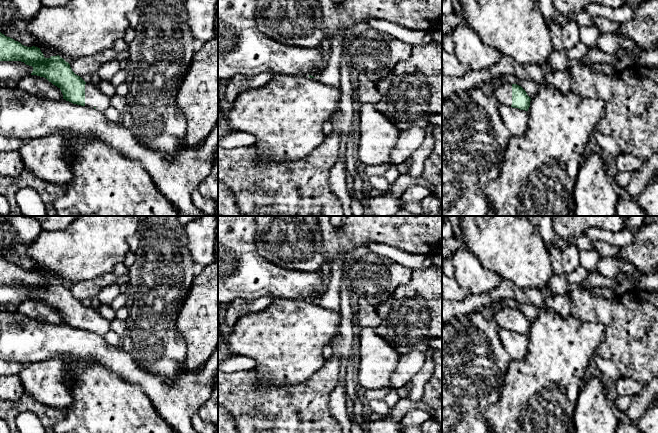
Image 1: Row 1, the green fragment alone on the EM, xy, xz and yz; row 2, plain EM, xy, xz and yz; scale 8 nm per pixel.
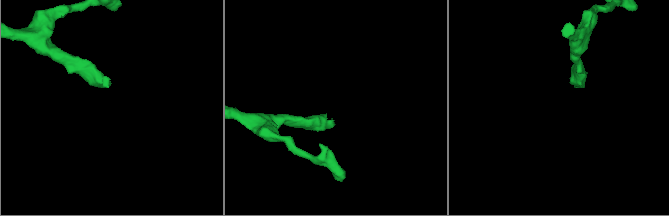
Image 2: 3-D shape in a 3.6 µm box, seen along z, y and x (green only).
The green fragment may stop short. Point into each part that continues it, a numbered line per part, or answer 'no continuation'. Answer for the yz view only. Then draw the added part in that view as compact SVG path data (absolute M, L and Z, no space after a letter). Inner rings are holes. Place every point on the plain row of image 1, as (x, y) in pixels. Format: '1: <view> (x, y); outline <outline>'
1: yz (503, 318); outline M504 307L494 314L492 320L497 328L512 329L512 307Z

